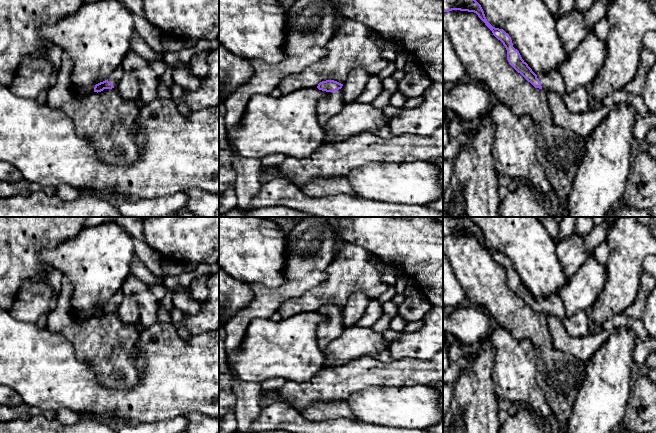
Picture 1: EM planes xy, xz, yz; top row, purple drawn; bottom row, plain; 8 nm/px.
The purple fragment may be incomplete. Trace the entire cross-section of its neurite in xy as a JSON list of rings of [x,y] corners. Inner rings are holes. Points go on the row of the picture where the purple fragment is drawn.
[[[121,68],[116,69],[107,80],[95,85],[94,92],[101,92],[103,90],[116,88],[117,84],[123,77],[124,71]]]

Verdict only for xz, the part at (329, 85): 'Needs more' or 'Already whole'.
Needs more

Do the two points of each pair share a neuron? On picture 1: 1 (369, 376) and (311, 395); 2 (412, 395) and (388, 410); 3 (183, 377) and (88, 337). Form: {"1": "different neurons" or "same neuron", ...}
{"1": "same neuron", "2": "same neuron", "3": "different neurons"}

